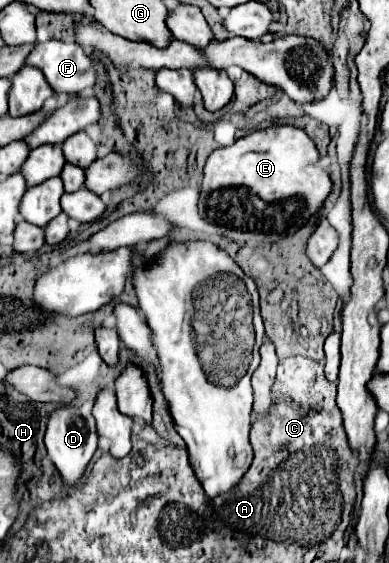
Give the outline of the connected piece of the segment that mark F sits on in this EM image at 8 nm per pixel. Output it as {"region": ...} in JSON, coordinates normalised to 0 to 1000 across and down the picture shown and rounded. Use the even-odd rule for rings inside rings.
{"region":[[[93,75],[67,114],[103,121],[144,163],[170,163],[180,171],[216,156],[237,156],[247,146],[242,110],[206,82],[195,82],[195,75]]]}

